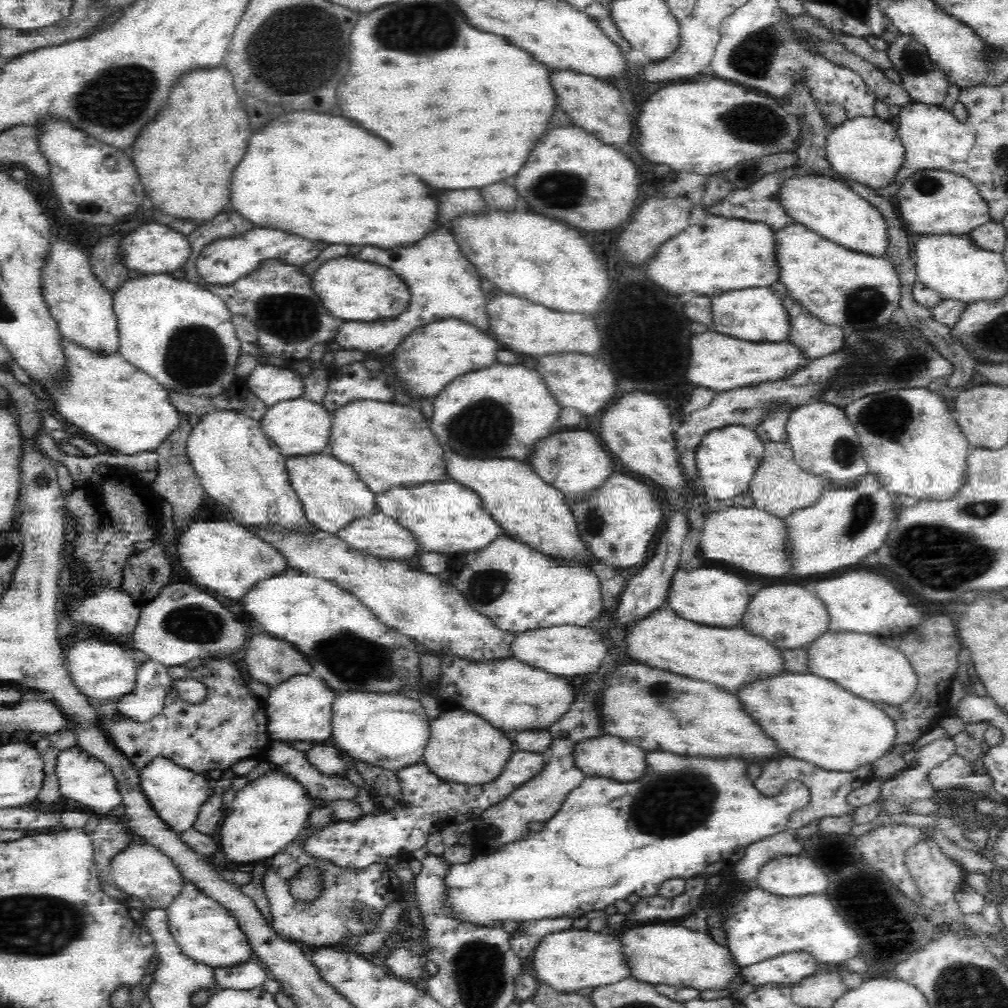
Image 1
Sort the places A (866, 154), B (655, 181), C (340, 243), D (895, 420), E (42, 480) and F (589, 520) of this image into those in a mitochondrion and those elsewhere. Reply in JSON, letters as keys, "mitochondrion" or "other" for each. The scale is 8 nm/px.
{"A":"other","B":"other","C":"other","D":"mitochondrion","E":"other","F":"mitochondrion"}

